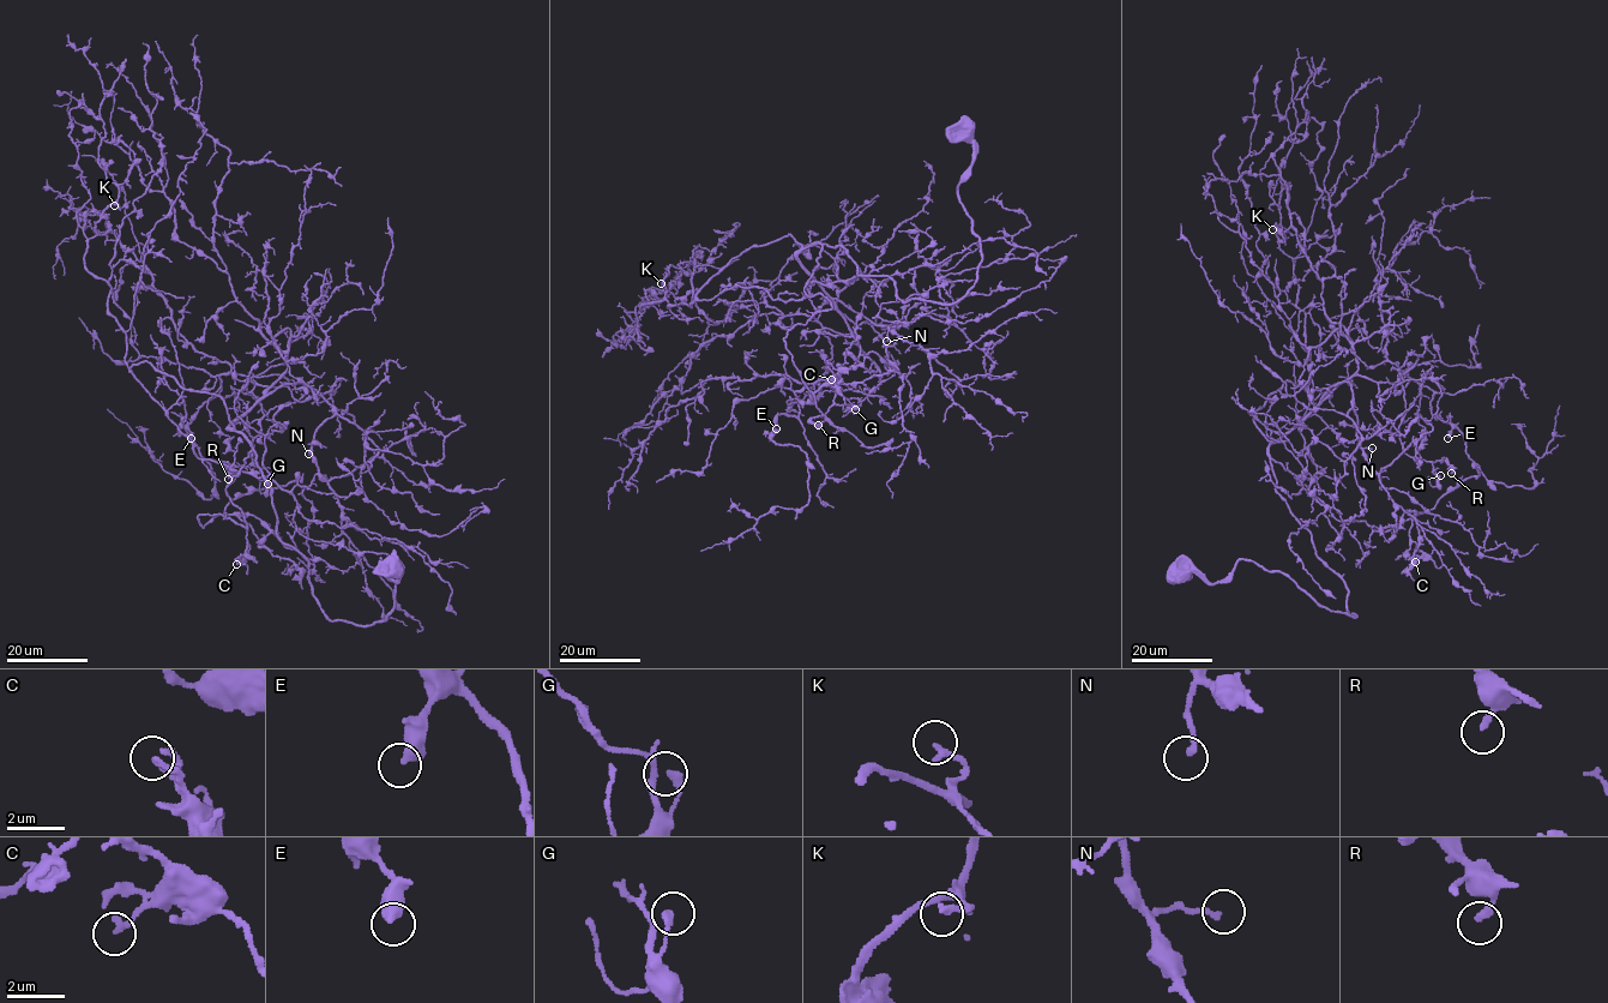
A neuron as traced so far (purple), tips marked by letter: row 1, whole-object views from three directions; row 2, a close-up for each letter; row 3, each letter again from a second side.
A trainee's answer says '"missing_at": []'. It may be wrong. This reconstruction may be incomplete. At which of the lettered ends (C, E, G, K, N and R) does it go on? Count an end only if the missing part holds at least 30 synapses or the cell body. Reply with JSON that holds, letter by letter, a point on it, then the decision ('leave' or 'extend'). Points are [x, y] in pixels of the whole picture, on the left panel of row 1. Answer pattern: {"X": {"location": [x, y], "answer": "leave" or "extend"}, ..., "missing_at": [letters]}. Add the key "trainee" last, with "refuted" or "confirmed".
{"C": {"location": [236, 564], "answer": "leave"}, "E": {"location": [191, 438], "answer": "leave"}, "G": {"location": [268, 484], "answer": "leave"}, "K": {"location": [114, 205], "answer": "leave"}, "N": {"location": [308, 454], "answer": "leave"}, "R": {"location": [228, 479], "answer": "leave"}, "missing_at": [], "trainee": "confirmed"}

